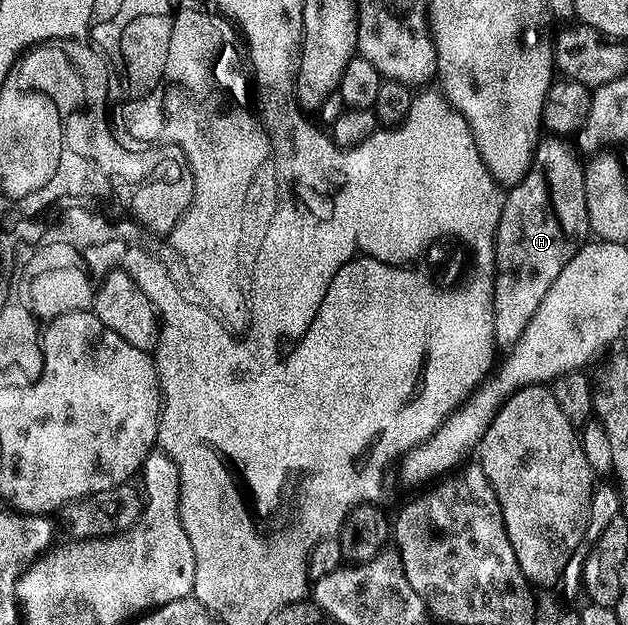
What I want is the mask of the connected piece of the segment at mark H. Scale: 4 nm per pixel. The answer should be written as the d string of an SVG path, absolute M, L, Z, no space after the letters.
M544 138L537 143L528 172L518 184L507 189L502 206L502 218L496 231L496 281L494 282L494 338L497 349L511 350L522 338L522 330L534 318L534 310L546 298L546 290L554 278L562 274L562 266L578 254L578 250L590 236L586 190L584 189L584 164L568 148L563 139Z

